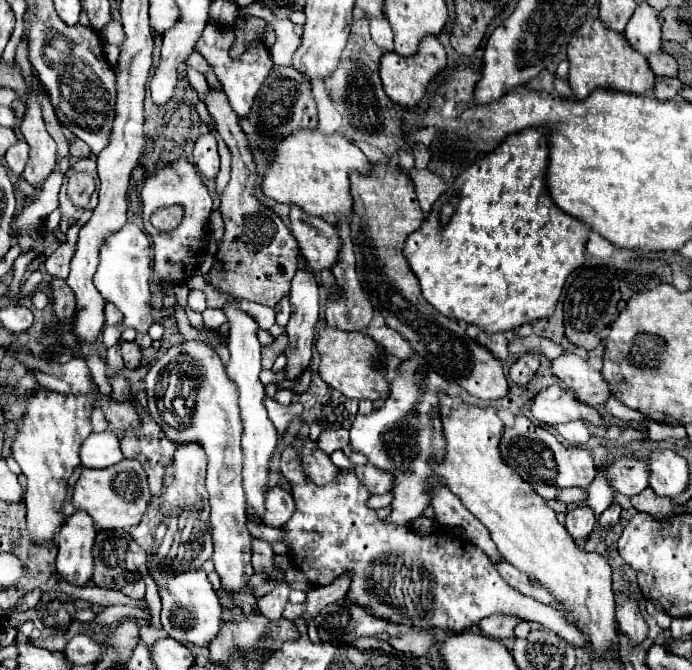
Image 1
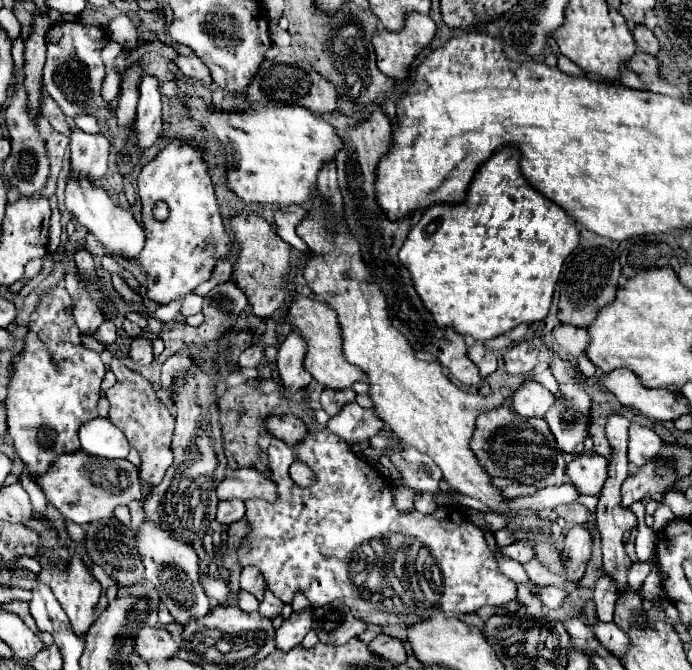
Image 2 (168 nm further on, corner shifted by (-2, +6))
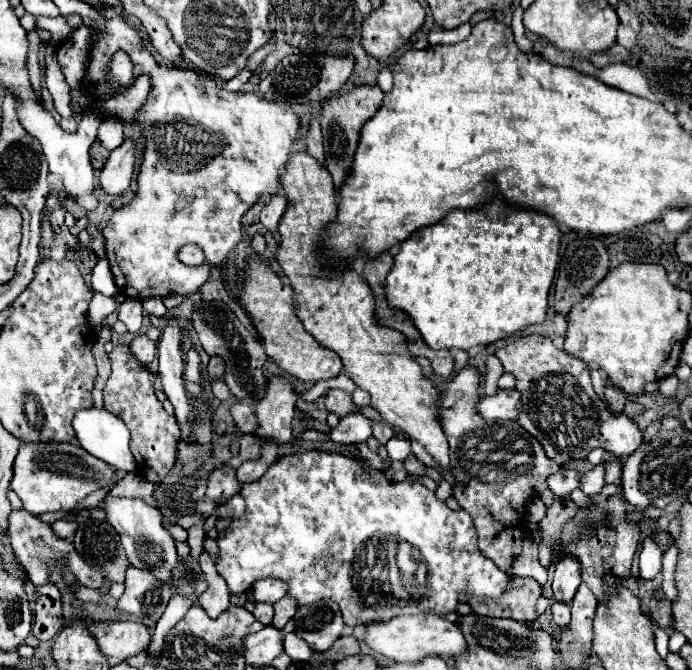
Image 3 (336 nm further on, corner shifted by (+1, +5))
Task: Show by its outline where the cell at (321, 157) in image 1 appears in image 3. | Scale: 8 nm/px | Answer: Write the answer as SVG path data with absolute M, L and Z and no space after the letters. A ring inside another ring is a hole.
M113 7L101 9L101 15L107 21L107 31L95 31L95 45L91 49L93 67L87 69L85 89L95 101L115 95L115 83L107 77L109 57L123 49L133 65L135 75L151 75L151 93L145 105L137 111L135 119L143 123L147 147L139 171L139 189L135 199L117 209L113 217L103 227L105 251L111 263L111 271L119 291L131 299L149 299L149 297L169 297L169 295L191 295L209 277L211 265L223 265L227 257L237 249L241 241L241 217L249 207L261 201L267 195L283 193L281 171L285 169L289 157L295 151L297 135L301 131L301 121L293 111L287 111L281 103L271 103L259 99L253 93L229 93L211 77L203 77L189 69L167 69L157 65L151 53L145 49L139 33L127 25L127 21ZM185 245L199 245L205 251L207 263L199 267L189 267L179 261L179 251Z

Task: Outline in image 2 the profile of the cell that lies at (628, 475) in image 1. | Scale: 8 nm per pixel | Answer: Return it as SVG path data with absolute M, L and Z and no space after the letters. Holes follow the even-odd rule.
M578 454L572 462L568 462L568 482L580 494L598 494L608 478L608 460L592 454Z

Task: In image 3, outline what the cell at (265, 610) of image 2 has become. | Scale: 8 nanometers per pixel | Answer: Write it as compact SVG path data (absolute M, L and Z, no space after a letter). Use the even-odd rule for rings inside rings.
M255 603L253 615L255 615L255 619L261 621L263 625L271 625L271 619L273 619L273 605L269 605L269 603Z

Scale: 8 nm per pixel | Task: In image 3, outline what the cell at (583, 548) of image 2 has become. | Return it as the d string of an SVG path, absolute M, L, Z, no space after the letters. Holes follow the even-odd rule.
M565 555L559 559L555 575L553 575L553 595L559 601L569 603L575 593L577 587L581 583L581 563L577 557L573 555Z

